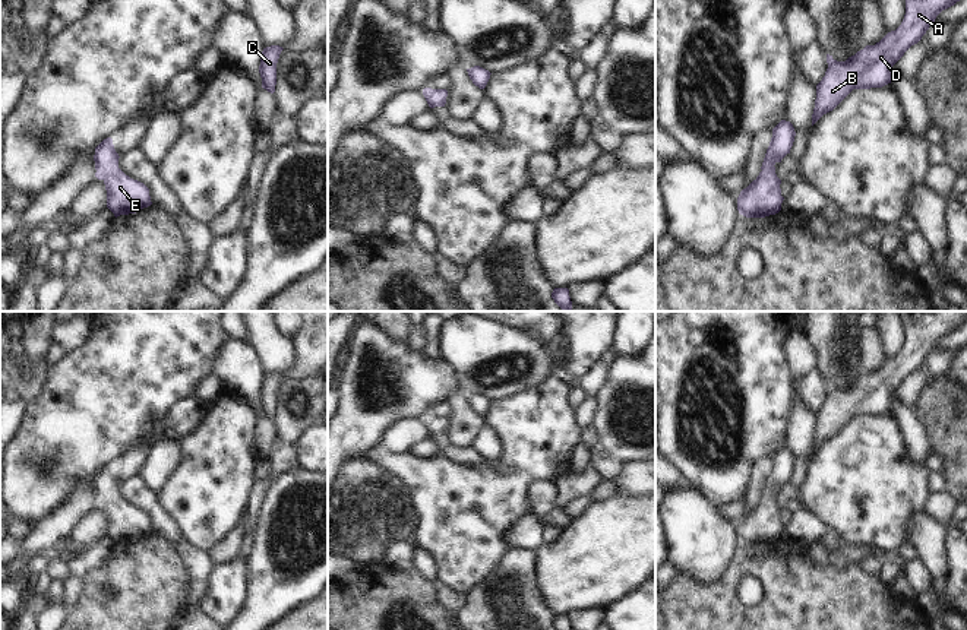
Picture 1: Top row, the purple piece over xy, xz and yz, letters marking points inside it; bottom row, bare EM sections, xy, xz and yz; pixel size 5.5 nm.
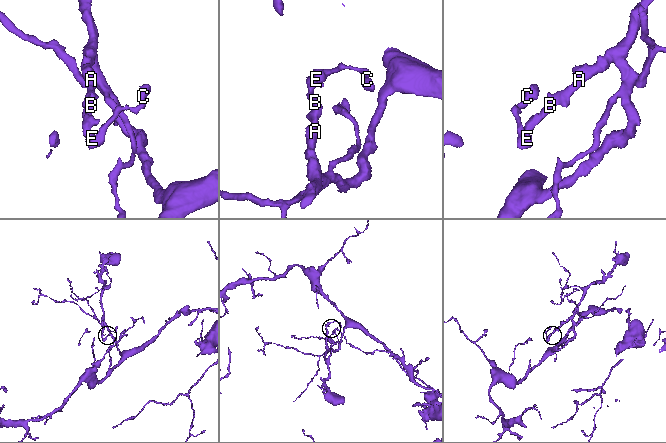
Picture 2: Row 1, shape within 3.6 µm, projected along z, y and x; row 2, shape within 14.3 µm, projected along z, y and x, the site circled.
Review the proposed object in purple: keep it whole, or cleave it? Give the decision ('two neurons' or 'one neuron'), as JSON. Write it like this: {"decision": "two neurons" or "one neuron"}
{"decision": "one neuron"}

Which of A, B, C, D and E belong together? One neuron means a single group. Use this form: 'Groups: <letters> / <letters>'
Groups: A B C D E

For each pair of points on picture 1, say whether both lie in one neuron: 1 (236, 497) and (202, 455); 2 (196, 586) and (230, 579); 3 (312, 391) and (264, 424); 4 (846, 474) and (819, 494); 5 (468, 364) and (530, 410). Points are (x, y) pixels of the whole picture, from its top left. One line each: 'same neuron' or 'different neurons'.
1: same neuron
2: different neurons
3: different neurons
4: same neuron
5: different neurons

